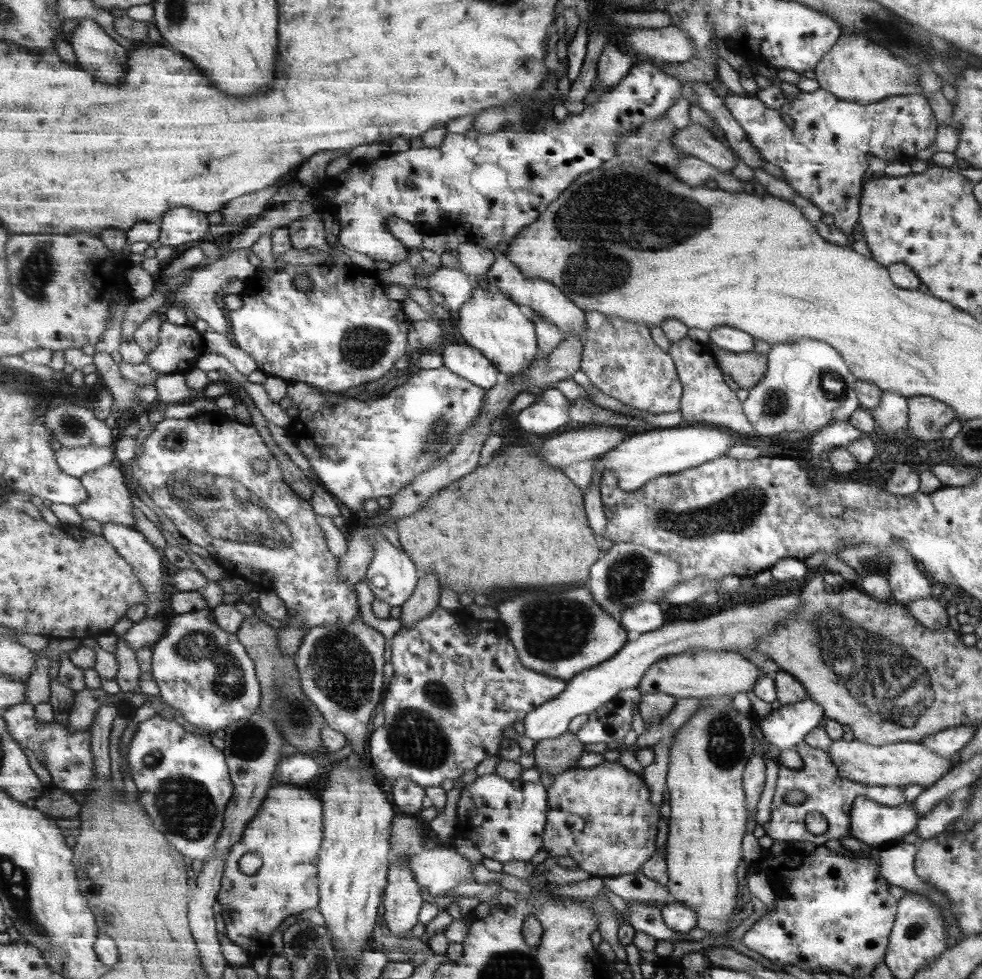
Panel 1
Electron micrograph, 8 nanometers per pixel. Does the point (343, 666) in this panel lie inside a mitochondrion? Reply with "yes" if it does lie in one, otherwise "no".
yes

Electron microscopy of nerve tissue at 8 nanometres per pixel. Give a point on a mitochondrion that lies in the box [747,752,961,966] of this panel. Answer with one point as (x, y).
(916, 928)

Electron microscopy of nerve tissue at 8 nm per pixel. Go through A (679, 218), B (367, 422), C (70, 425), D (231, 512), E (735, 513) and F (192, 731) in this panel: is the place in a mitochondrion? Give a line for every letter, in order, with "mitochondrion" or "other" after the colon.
A: mitochondrion
B: other
C: mitochondrion
D: mitochondrion
E: mitochondrion
F: other

